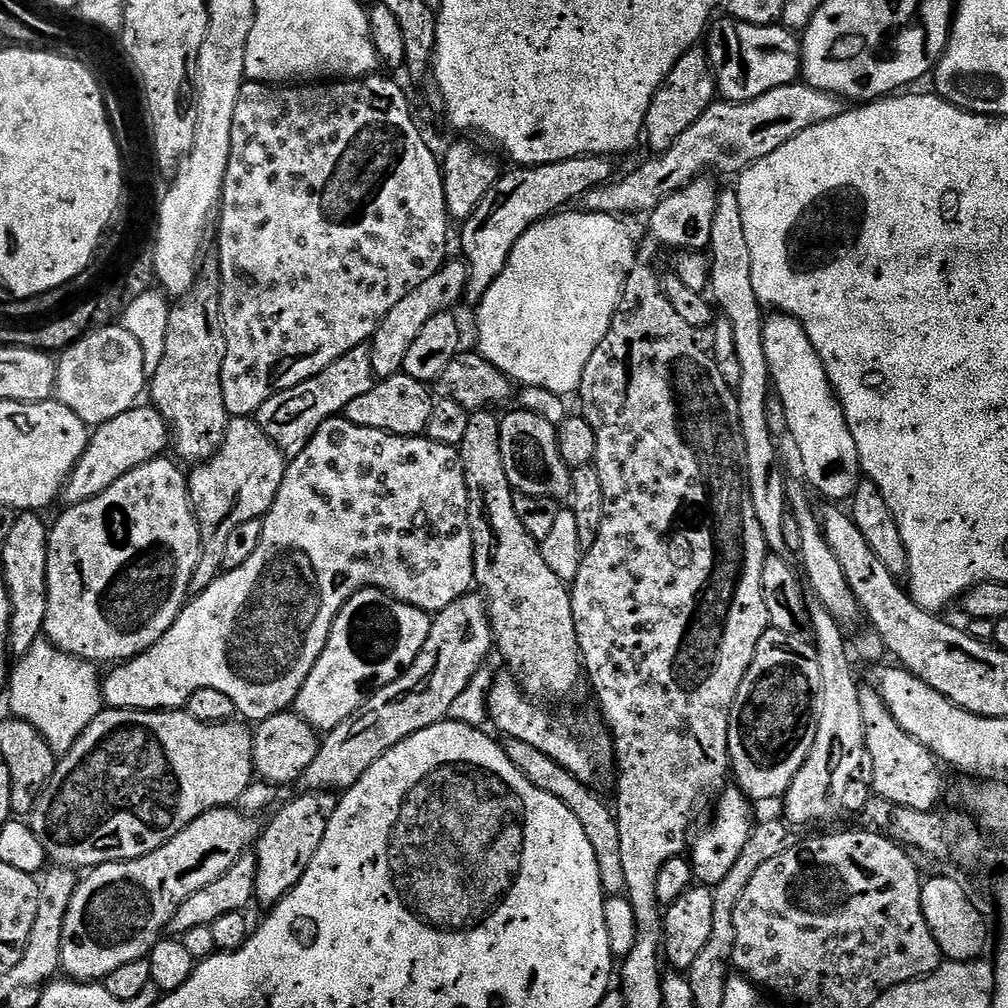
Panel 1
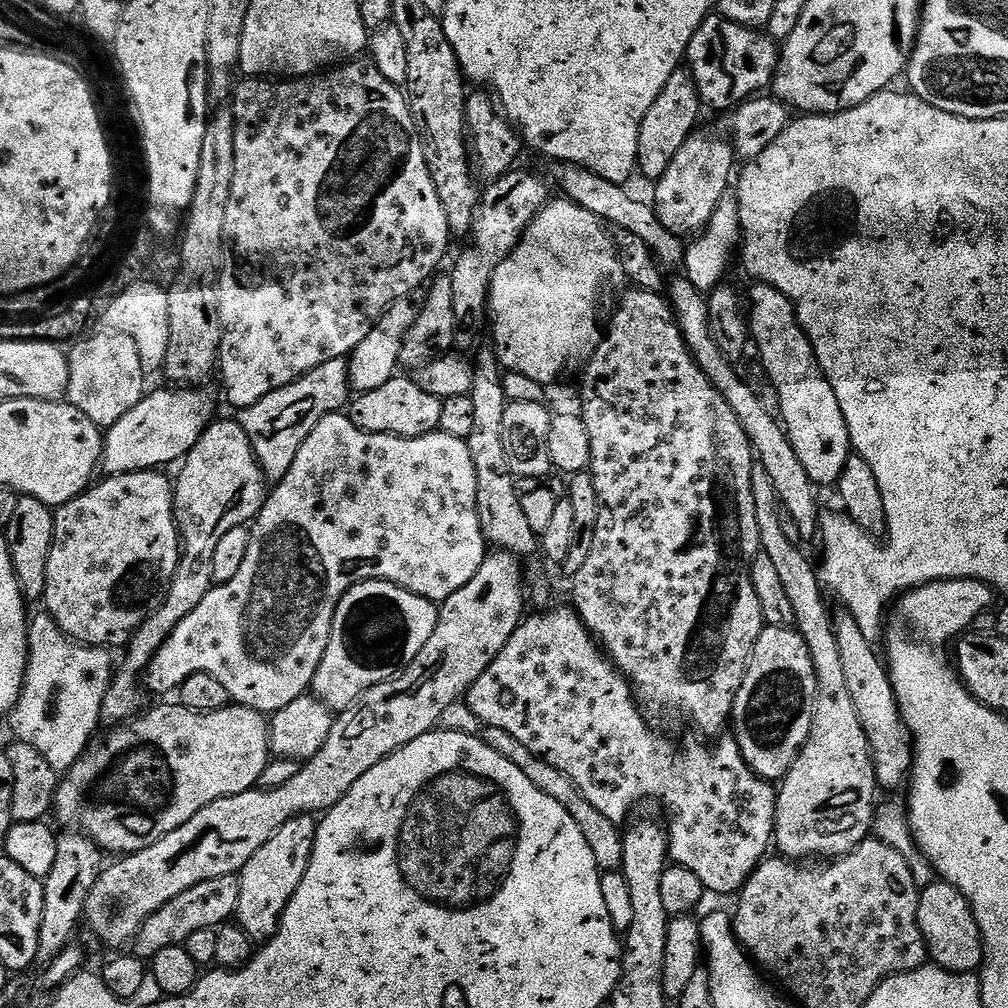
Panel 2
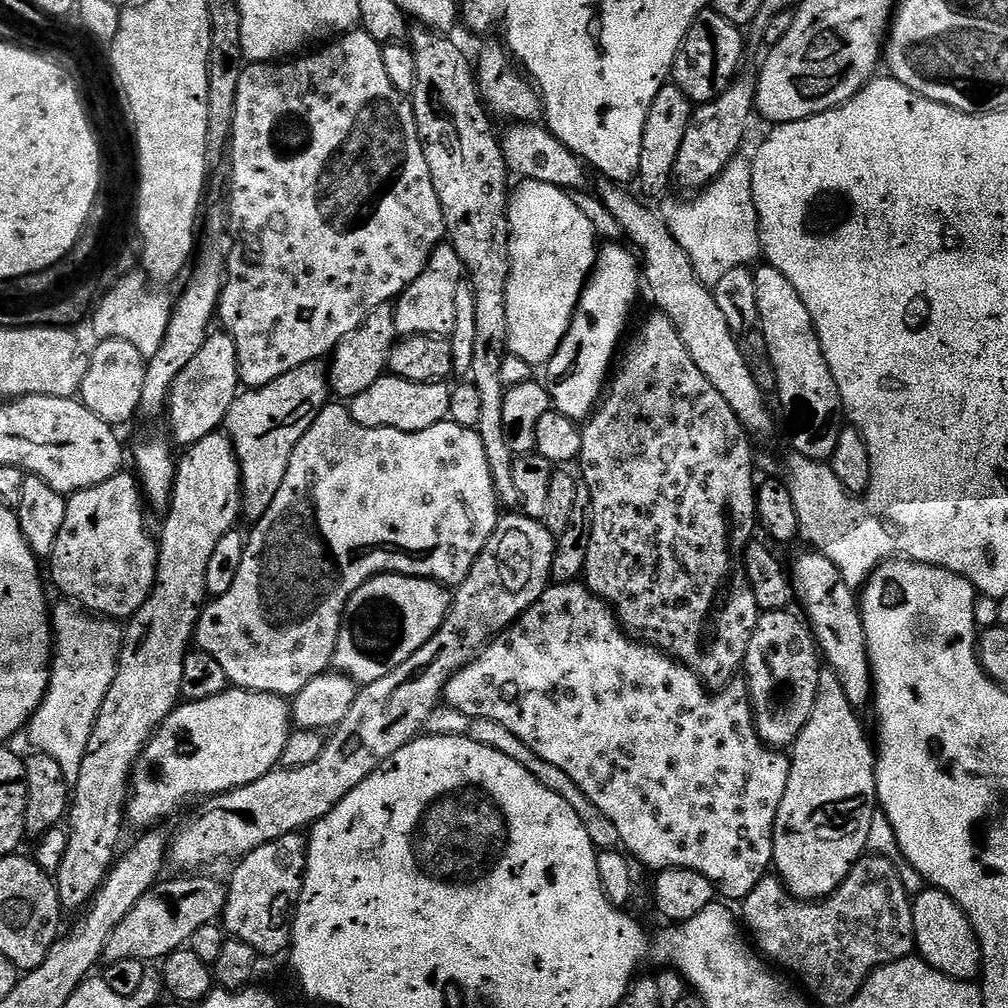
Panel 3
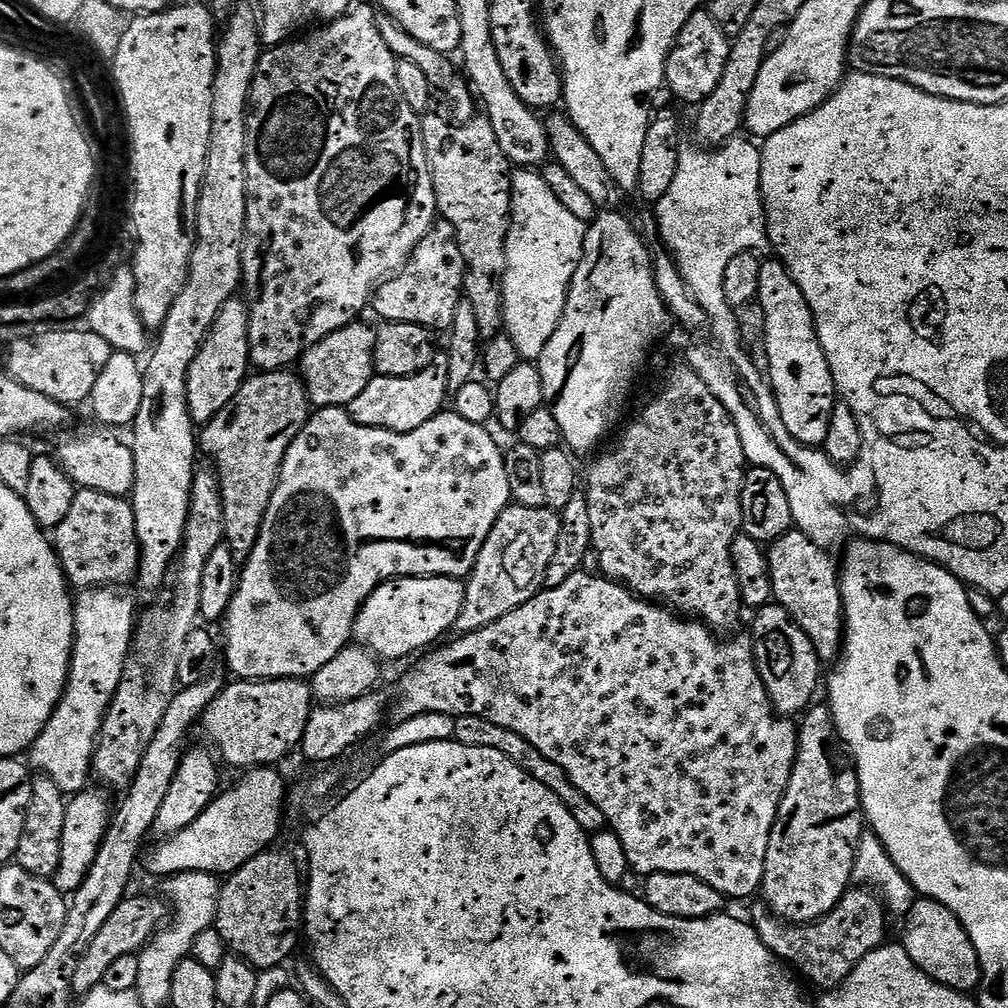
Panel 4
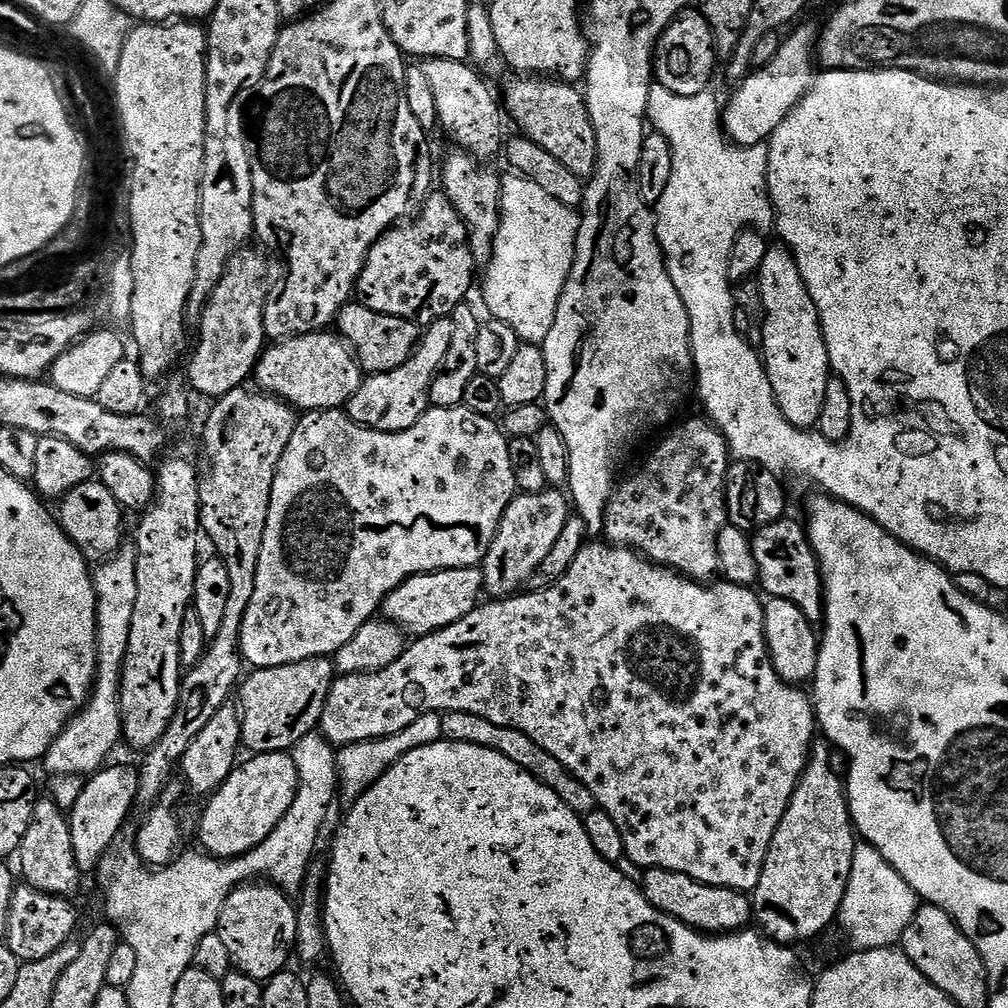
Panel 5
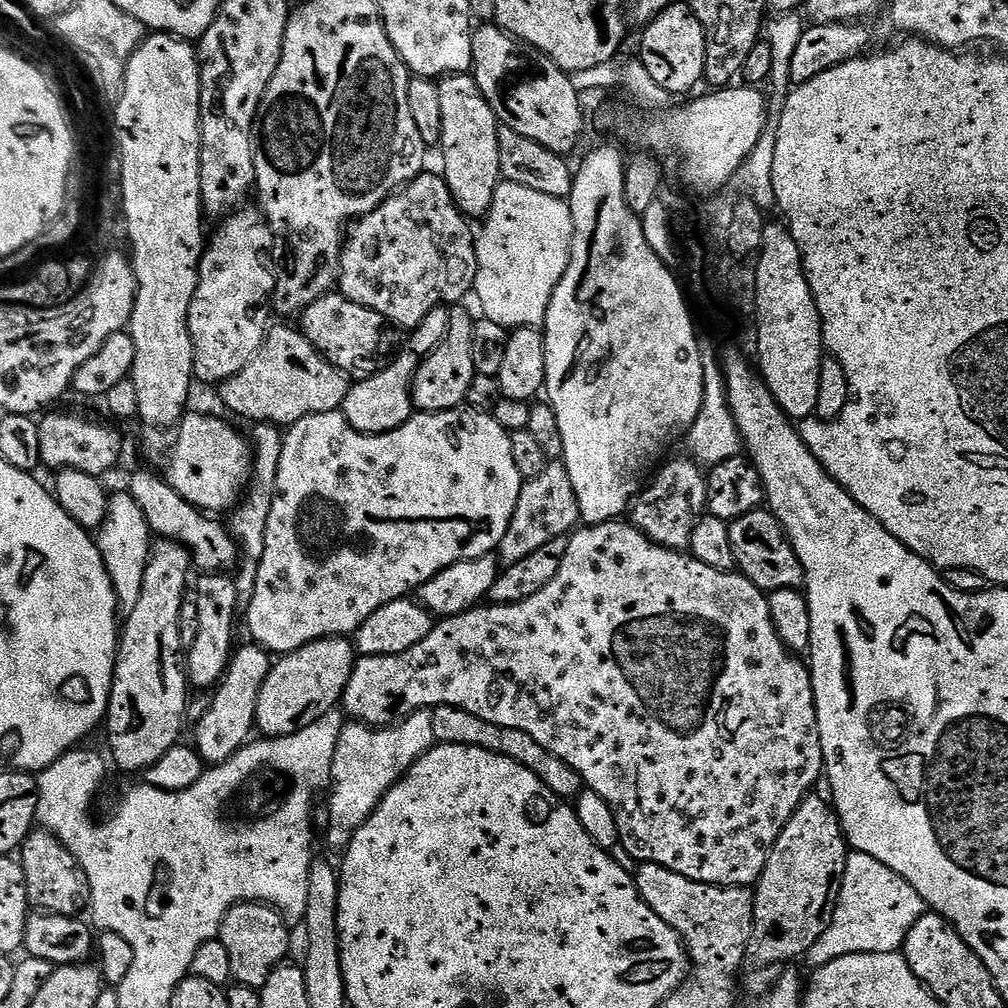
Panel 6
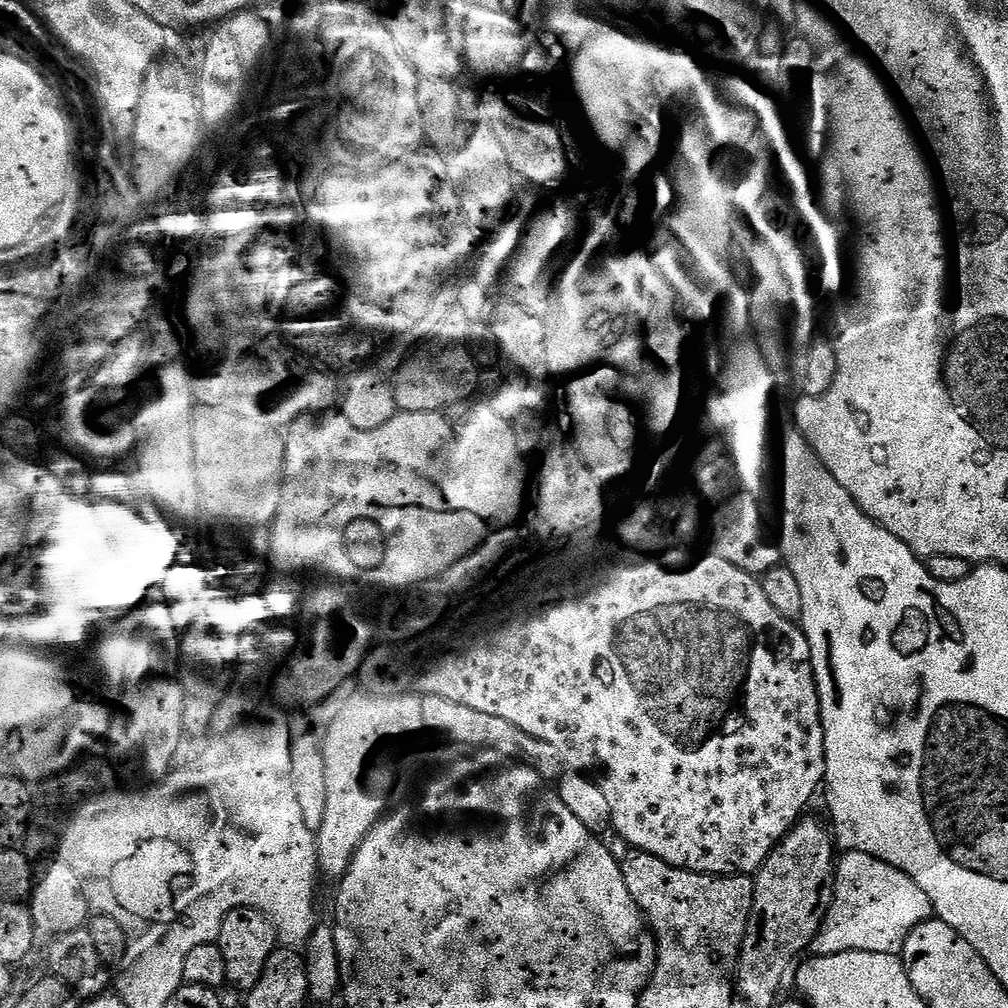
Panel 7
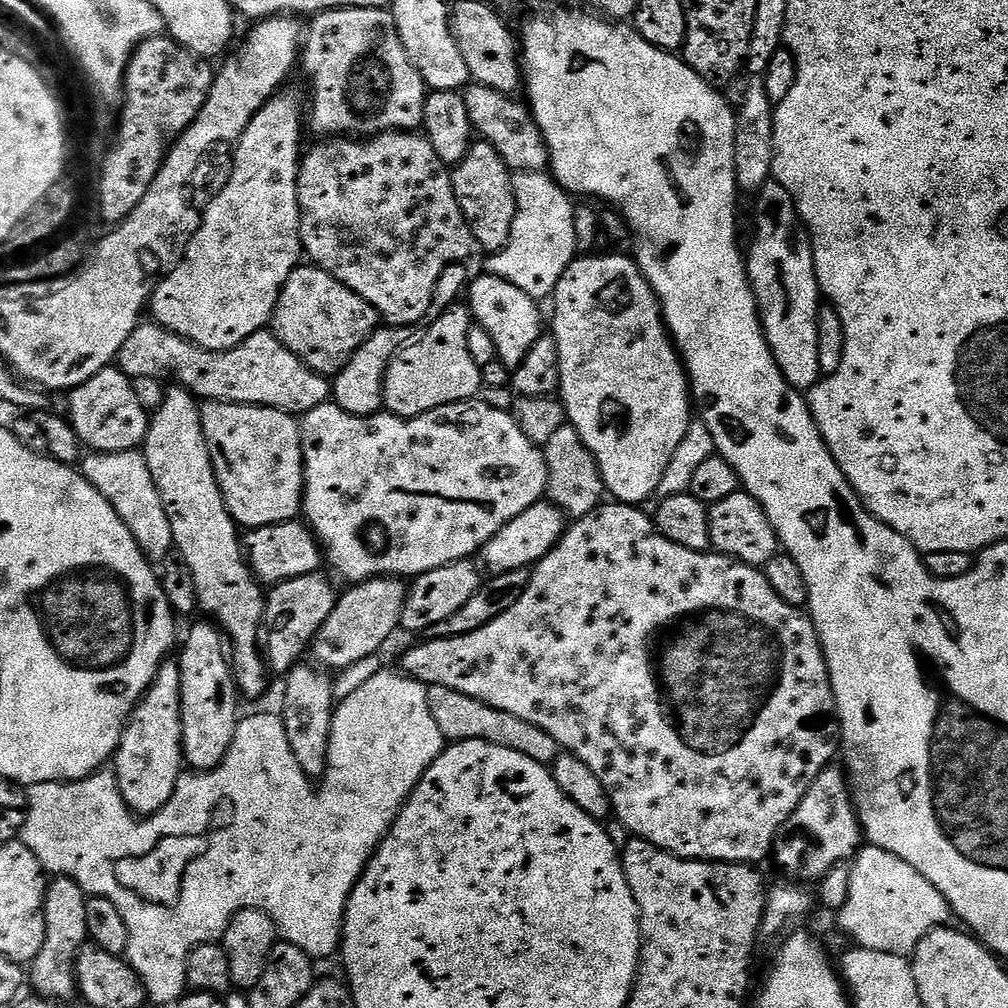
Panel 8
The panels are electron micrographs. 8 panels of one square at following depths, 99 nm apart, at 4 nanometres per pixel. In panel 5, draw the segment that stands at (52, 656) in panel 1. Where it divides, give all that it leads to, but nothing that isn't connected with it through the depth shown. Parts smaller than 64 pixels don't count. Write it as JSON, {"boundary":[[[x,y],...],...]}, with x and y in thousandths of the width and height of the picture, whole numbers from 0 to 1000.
{"boundary":[[[120,539],[115,549],[91,567],[95,586],[95,677],[91,688],[77,709],[64,720],[50,740],[42,761],[53,771],[74,768],[87,772],[104,761],[106,750],[121,734],[119,720],[119,670],[123,664],[125,641],[129,637],[129,617],[133,613],[133,597],[137,594],[135,572],[135,542]]]}

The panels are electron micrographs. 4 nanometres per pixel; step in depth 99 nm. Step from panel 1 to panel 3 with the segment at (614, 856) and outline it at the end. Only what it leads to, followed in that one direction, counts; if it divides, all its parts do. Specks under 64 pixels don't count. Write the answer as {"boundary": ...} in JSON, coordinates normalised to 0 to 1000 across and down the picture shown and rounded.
{"boundary":[[[469,713],[465,717],[463,730],[470,736],[474,736],[474,740],[486,740],[486,744],[494,744],[498,748],[502,748],[502,752],[510,752],[510,756],[522,760],[522,764],[526,764],[526,768],[530,768],[530,772],[534,772],[534,776],[538,780],[550,784],[550,788],[554,788],[554,792],[562,792],[562,796],[565,796],[565,800],[569,800],[569,808],[573,808],[573,812],[577,812],[577,819],[581,819],[581,827],[585,827],[585,835],[592,843],[606,845],[616,840],[609,815],[605,815],[605,812],[601,812],[601,808],[597,808],[597,804],[593,804],[593,800],[589,800],[589,796],[585,796],[585,792],[581,792],[581,788],[577,788],[577,784],[573,784],[573,780],[569,780],[565,768],[558,768],[558,764],[554,764],[554,760],[546,760],[546,756],[534,752],[534,748],[530,748],[530,744],[526,744],[526,740],[522,740],[510,728],[506,728],[506,724],[502,724],[502,720],[489,714]]]}

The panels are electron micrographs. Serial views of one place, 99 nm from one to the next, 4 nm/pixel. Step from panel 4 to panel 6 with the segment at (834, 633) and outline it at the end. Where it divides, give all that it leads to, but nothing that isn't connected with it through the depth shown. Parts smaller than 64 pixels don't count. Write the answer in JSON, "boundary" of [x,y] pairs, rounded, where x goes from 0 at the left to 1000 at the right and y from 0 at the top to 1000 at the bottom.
{"boundary":[[[749,506],[736,510],[730,516],[723,519],[724,542],[728,542],[728,554],[730,555],[730,563],[742,575],[748,577],[755,587],[761,589],[768,585],[777,583],[793,584],[798,577],[798,563],[794,561],[794,556],[790,553],[790,547],[786,544],[786,538],[782,535],[778,524],[772,518],[772,514],[764,506]]]}

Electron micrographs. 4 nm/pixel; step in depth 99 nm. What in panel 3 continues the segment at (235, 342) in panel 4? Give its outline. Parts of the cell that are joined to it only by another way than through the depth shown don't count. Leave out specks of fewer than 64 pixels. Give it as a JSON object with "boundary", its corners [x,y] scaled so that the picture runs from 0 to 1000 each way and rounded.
{"boundary":[[[214,328],[207,332],[200,347],[192,351],[190,358],[185,362],[185,367],[181,367],[177,375],[173,375],[171,390],[167,396],[165,418],[167,417],[167,425],[171,428],[170,436],[176,441],[179,439],[179,442],[200,438],[204,431],[215,428],[221,422],[228,403],[240,388],[236,347],[225,329]]]}

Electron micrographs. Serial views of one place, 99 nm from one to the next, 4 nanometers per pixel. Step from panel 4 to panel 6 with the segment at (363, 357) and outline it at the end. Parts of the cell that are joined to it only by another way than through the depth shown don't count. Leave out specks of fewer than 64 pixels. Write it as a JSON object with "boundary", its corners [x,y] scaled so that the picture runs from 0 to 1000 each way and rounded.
{"boundary":[[[267,324],[266,332],[263,333],[256,351],[236,367],[221,381],[217,382],[218,397],[234,413],[249,419],[261,419],[275,423],[289,423],[295,421],[300,415],[308,411],[323,411],[340,406],[341,396],[347,384],[346,374],[342,373],[337,366],[329,362],[319,350],[302,334],[297,324],[274,325]]]}

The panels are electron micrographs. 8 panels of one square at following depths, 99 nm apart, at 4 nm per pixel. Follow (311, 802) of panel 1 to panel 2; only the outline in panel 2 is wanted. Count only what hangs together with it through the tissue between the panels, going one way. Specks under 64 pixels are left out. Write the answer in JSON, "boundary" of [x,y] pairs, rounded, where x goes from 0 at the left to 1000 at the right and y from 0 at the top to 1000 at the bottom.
{"boundary":[[[313,809],[288,812],[288,815],[284,815],[284,819],[280,819],[280,823],[276,823],[236,866],[238,879],[232,913],[240,923],[244,923],[244,927],[248,927],[251,935],[265,935],[276,923],[284,899],[288,891],[292,891],[308,859],[314,816]]]}

